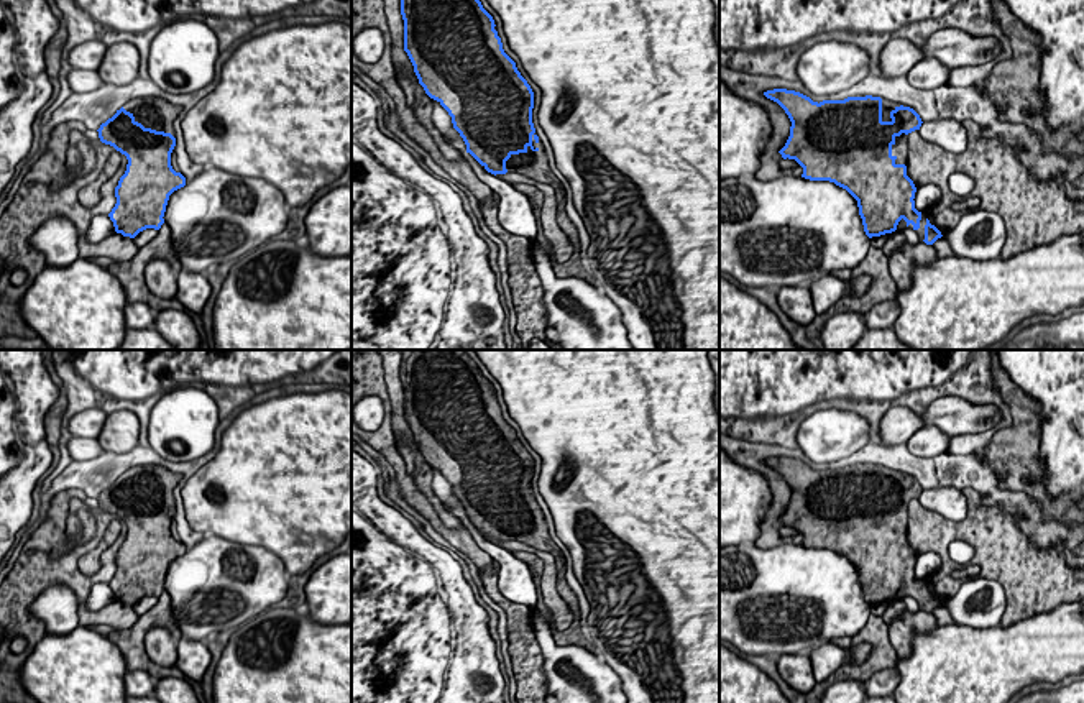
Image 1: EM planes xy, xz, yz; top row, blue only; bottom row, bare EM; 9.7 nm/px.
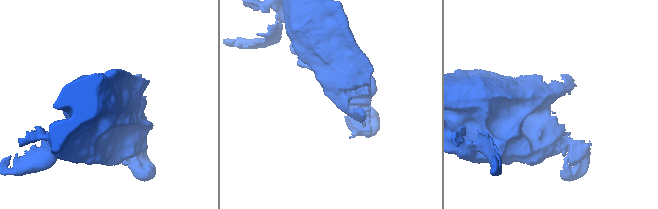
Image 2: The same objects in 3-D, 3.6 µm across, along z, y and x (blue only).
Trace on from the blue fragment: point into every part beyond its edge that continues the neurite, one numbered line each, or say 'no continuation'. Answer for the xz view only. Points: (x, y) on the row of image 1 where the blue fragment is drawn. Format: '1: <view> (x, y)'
1: xz (534, 165)

